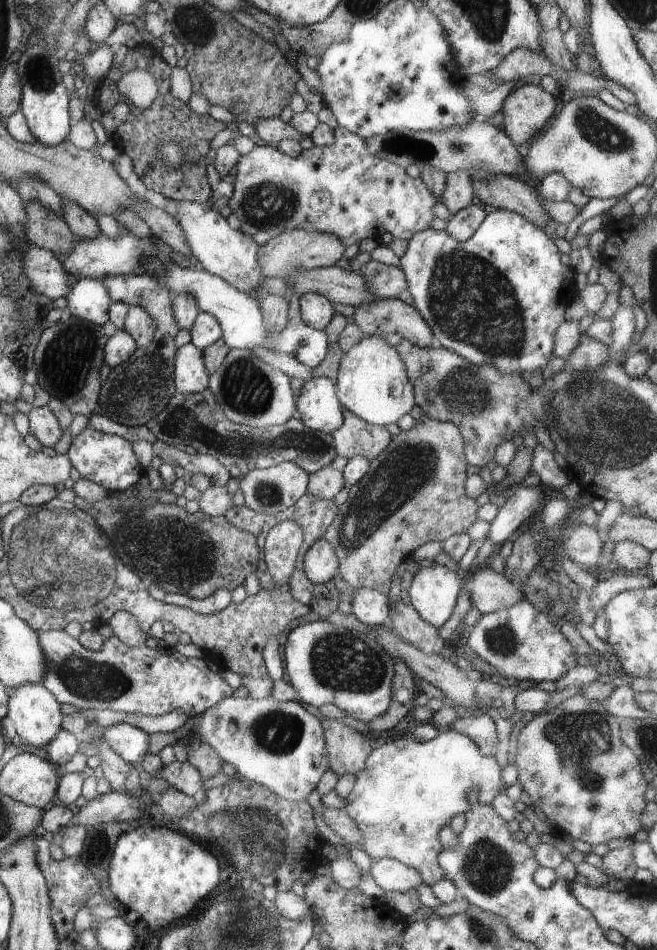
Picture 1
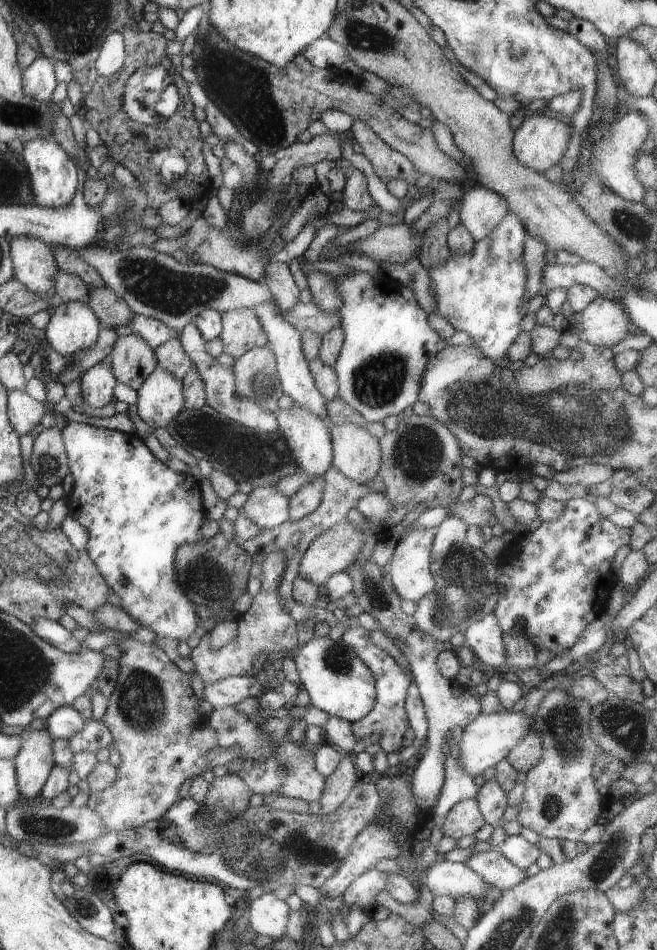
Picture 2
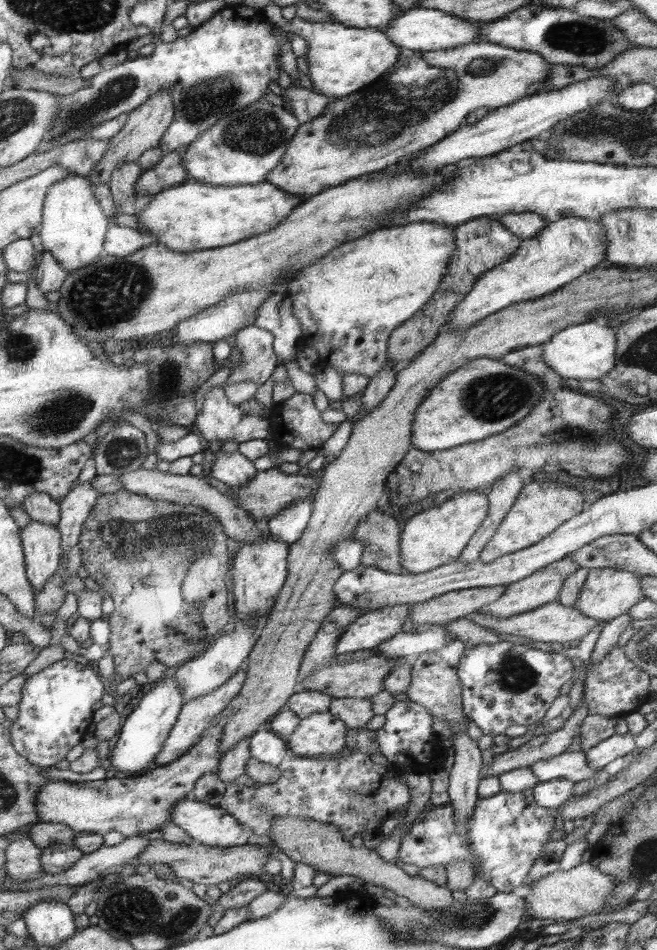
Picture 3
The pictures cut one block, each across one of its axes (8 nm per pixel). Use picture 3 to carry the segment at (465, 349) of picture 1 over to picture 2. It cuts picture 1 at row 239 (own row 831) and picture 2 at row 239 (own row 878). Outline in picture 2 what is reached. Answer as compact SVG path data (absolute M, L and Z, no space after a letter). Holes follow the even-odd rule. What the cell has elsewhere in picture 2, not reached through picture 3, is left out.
M508 211L499 226L478 241L470 254L451 254L444 265L428 271L437 294L438 314L456 331L470 334L473 344L494 360L505 357L509 346L522 334L520 321L528 314L530 299L524 296L527 272L523 262L526 238L525 226Z

